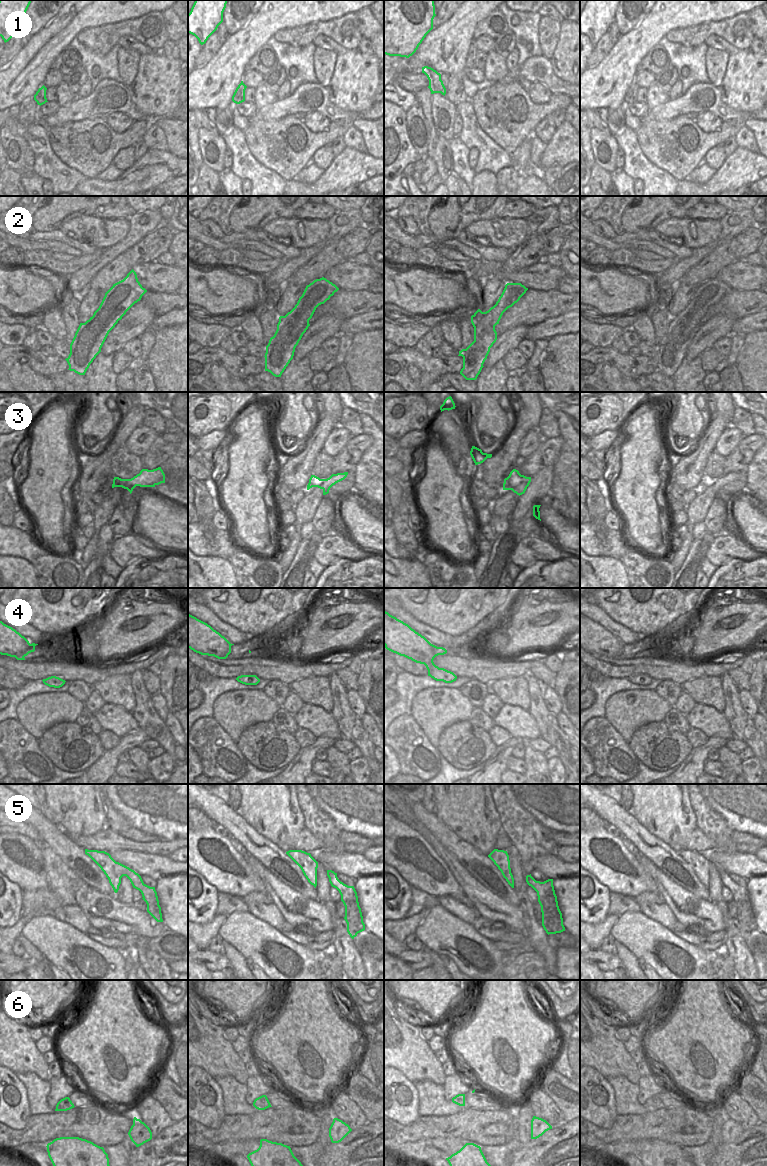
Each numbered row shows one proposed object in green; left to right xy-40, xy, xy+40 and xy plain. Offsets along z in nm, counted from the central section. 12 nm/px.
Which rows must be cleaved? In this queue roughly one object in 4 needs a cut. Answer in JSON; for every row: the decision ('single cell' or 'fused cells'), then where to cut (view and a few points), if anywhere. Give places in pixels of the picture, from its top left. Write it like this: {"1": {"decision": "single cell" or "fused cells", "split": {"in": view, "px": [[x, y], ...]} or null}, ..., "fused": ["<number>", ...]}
{"1": {"decision": "single cell", "split": null}, "2": {"decision": "fused cells", "split": {"in": "xy+40", "px": [[486, 312], [484, 315], [474, 314]]}}, "3": {"decision": "single cell", "split": null}, "4": {"decision": "single cell", "split": null}, "5": {"decision": "single cell", "split": null}, "6": {"decision": "single cell", "split": null}, "fused": ["2"]}

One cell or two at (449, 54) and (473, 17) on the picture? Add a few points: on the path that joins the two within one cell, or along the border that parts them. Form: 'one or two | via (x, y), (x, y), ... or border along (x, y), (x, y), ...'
one | via (449, 45), (450, 41), (464, 26)

